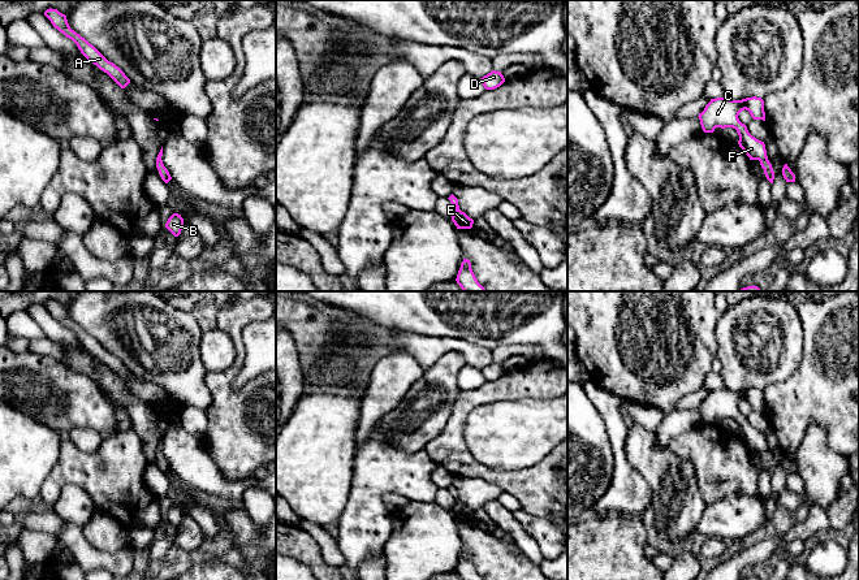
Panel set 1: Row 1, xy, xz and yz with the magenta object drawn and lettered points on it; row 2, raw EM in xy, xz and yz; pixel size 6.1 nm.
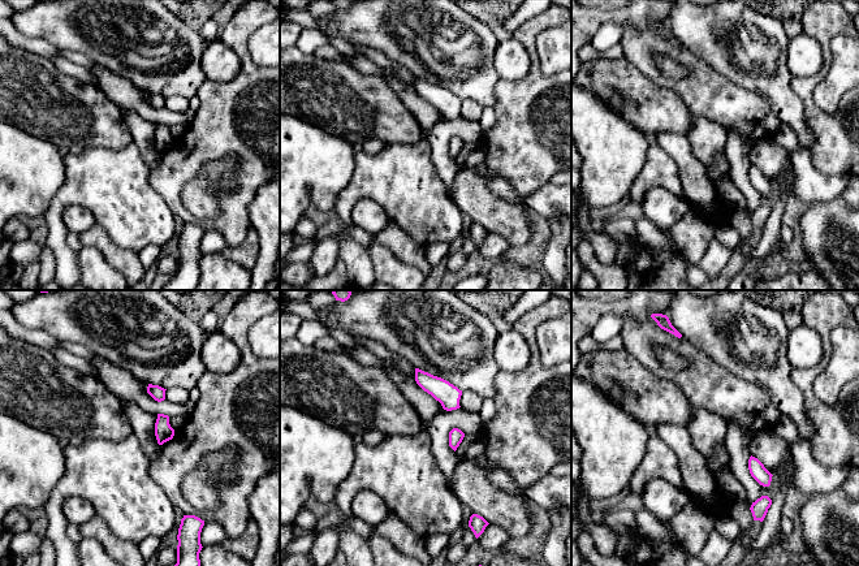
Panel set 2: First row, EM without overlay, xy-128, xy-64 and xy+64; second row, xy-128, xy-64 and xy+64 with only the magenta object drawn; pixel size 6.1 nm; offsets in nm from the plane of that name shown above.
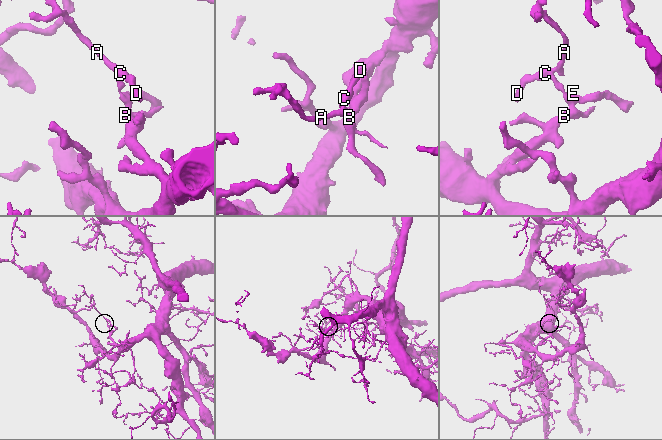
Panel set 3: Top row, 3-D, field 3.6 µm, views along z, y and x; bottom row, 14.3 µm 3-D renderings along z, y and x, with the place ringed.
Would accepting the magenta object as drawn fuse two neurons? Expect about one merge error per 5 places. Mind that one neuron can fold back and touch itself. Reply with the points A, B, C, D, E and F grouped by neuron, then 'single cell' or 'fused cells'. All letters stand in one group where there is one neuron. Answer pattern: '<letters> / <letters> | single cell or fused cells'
A B C D E F | single cell

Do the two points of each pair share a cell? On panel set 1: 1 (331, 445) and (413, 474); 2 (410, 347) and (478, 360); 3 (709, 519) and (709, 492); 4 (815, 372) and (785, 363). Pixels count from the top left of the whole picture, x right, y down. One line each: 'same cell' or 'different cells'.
1: different cells
2: same cell
3: different cells
4: different cells

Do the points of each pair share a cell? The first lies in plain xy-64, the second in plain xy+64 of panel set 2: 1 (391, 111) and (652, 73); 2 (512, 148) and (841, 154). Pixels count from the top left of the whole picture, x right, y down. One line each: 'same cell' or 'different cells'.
1: different cells
2: same cell

